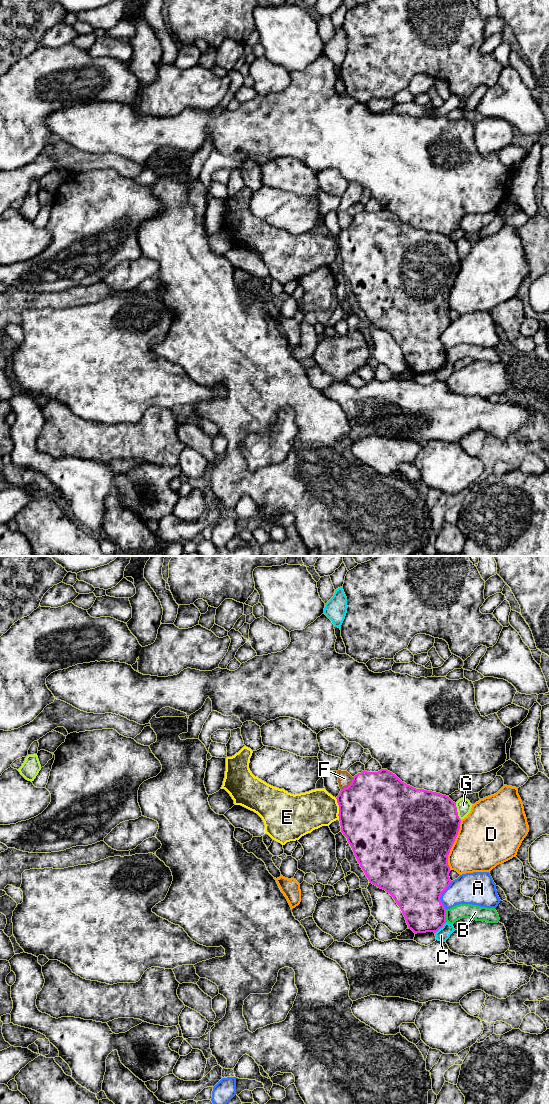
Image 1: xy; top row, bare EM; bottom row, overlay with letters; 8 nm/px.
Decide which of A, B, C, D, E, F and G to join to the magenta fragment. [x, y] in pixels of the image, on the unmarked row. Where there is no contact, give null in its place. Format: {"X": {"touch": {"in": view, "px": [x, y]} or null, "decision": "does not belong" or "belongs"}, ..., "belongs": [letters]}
{"A": {"touch": {"in": "xy", "px": [441, 334]}, "decision": "does not belong"}, "B": {"touch": {"in": "xy", "px": [445, 356]}, "decision": "does not belong"}, "C": {"touch": {"in": "xy", "px": [441, 367]}, "decision": "does not belong"}, "D": {"touch": {"in": "xy", "px": [452, 285]}, "decision": "does not belong"}, "E": {"touch": {"in": "xy", "px": [339, 248]}, "decision": "belongs"}, "F": {"touch": {"in": "xy", "px": [349, 225]}, "decision": "does not belong"}, "G": {"touch": {"in": "xy", "px": [456, 251]}, "decision": "does not belong"}, "belongs": ["E"]}

